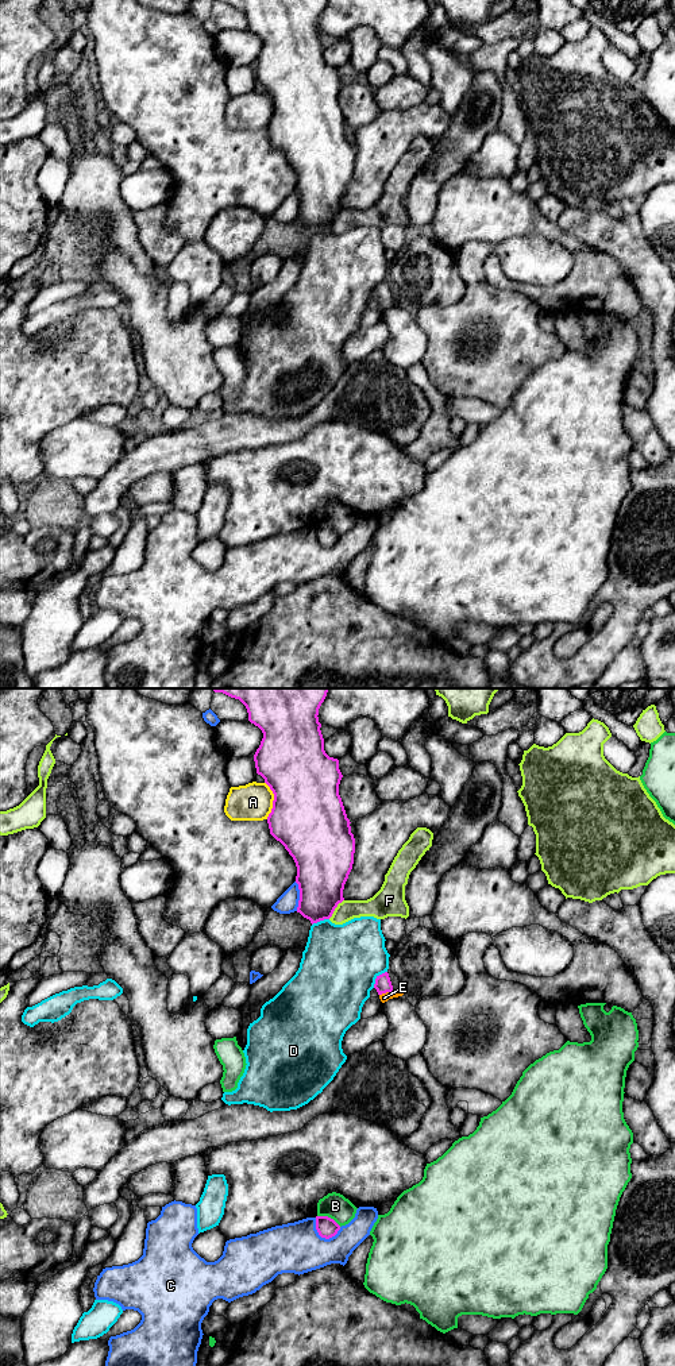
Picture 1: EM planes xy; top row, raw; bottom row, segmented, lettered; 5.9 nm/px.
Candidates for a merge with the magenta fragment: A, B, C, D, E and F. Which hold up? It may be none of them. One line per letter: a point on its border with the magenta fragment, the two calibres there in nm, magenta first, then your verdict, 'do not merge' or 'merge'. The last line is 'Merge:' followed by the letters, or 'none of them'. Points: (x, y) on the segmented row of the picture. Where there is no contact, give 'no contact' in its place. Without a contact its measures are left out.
A: xy (273, 801) | 440/220 nm | do not merge
B: xy (330, 1218) | 120/160 nm | do not merge
C: xy (321, 1237) | 120/300 nm | do not merge
D: xy (377, 977) | 100/460 nm | do not merge
E: xy (385, 992) | 100/50 nm | merge
F: xy (335, 907) | 320/130 nm | do not merge
Merge: E

